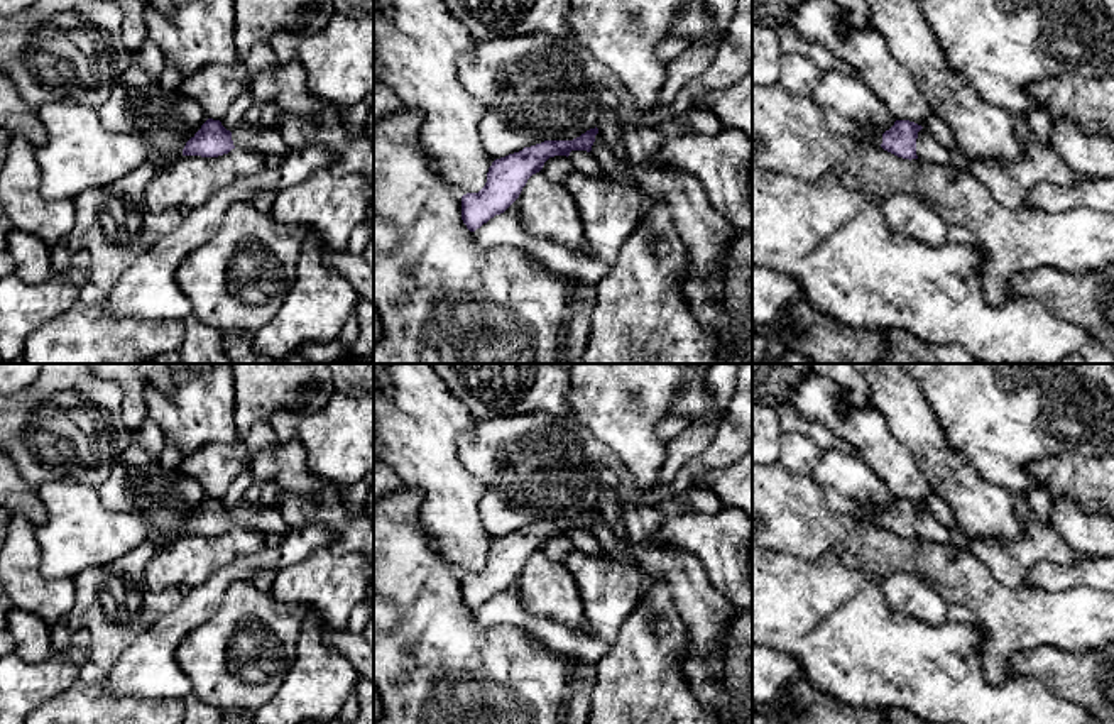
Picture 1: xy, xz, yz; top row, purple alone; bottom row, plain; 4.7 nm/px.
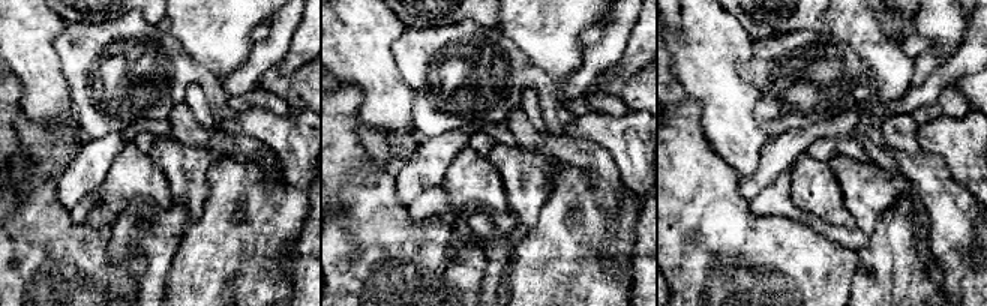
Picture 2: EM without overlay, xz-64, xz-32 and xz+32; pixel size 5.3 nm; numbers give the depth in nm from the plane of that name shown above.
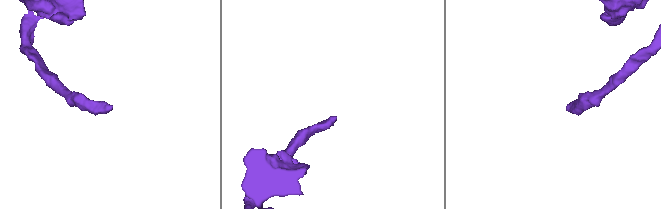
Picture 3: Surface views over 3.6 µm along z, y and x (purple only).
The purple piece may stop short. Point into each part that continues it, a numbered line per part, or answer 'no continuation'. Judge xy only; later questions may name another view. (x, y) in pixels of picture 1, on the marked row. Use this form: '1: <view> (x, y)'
1: xy (262, 139)

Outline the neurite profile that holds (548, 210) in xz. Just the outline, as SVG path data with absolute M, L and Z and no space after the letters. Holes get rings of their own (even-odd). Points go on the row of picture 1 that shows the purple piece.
M541 171L532 174L519 198L522 230L538 239L551 240L570 252L593 250L585 239L580 211L565 184L549 181Z

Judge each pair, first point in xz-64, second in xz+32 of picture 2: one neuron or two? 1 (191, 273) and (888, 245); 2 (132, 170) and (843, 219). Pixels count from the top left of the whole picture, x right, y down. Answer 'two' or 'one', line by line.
1: one
2: one

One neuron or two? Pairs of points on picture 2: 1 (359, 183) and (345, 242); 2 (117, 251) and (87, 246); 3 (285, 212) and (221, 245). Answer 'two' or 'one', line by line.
1: one
2: two
3: one

